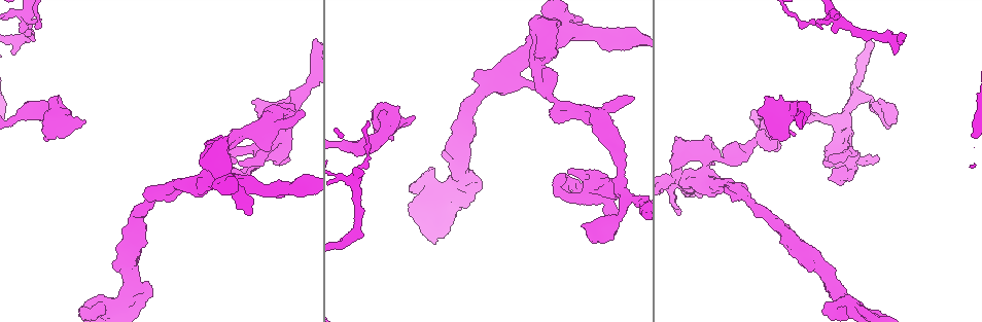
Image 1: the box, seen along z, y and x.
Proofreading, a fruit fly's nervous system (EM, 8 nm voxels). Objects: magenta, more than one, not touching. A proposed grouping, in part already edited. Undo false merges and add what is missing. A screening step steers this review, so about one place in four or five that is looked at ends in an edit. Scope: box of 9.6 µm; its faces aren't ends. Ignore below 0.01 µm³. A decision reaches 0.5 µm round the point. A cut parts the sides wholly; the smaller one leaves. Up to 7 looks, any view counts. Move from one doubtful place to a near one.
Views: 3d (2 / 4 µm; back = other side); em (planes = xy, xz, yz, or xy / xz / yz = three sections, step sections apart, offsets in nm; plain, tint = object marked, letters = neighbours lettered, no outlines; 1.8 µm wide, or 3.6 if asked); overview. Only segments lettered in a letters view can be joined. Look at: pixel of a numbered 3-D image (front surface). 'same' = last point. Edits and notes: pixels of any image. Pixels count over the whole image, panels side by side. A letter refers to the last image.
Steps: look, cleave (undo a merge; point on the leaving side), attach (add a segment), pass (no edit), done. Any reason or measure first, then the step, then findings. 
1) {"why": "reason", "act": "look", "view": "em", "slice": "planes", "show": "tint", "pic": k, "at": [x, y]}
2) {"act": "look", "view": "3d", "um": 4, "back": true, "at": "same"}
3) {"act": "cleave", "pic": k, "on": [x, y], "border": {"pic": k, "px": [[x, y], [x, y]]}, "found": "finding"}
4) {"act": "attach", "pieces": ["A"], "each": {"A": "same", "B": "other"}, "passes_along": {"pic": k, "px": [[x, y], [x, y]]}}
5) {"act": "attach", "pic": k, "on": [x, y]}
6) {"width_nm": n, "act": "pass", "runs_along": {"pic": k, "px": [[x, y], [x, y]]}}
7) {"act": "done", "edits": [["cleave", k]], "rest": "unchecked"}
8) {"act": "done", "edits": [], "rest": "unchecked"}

{"why": "branch stops here", "act": "look", "view": "3d", "um": 2, "pic": 1, "at": [413, 117]}

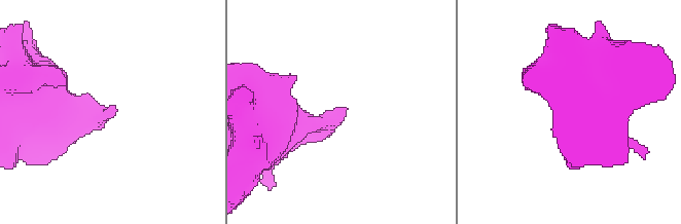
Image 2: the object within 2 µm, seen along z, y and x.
{"why": "now the EM", "act": "look", "view": "em", "slice": "xz", "step": 8, "show": "letters", "pic": 2, "at": [112, 108]}

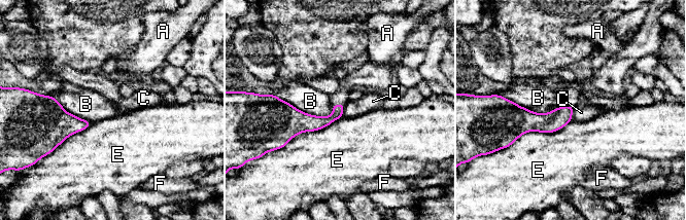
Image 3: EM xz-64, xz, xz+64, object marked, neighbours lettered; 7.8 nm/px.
{"longest_contact_nm": ["E", 550], "act": "pass", "each": {"A": "other", "B": "other", "C": "other", "E": "other", "F": "other"}, "border": {"pic": 3, "px": [[273, 95], [306, 113], [333, 113]]}, "found": "no lettered segment goes on from it"}

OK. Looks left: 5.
{"why": "tapers out", "act": "look", "view": "em", "slice": "xz", "step": 8, "show": "letters", "pic": 1, "at": [248, 214]}

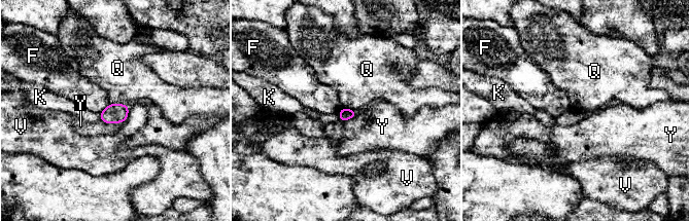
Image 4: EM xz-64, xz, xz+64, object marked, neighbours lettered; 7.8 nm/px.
{"why": "another direction", "act": "look", "view": "em", "slice": "planes", "show": "letters", "at": "same"}

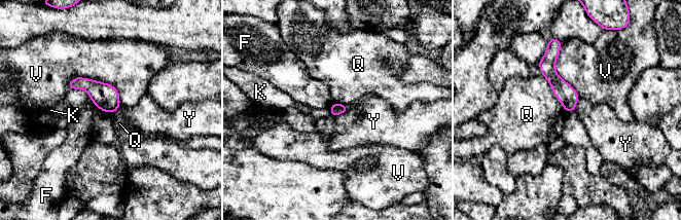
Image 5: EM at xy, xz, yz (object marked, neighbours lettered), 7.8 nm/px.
{"width_nm": 90, "act": "pass", "each": {"F": "other", "K": "other", "Q": "other", "V": "other", "Y": "other"}, "runs_along": {"pic": 5, "px": [[557, 47], [550, 74], [572, 108]]}, "found": "no lettered segment goes on from it"}

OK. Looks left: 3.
{"why": "branch stops here", "act": "look", "view": "em", "slice": "planes", "show": "letters", "pic": 1, "at": [303, 110]}

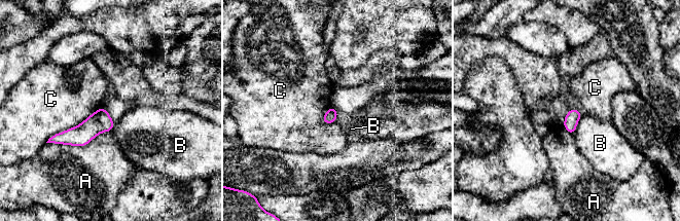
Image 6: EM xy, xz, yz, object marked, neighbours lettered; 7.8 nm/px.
{"act": "pass", "each": {"A": "other", "B": "other", "C": "other"}, "border": {"pic": 6, "px": [[102, 106], [45, 142]]}, "found": "none of them fits"}

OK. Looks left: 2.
{"act": "done", "edits": [], "rest": "unchecked"}

